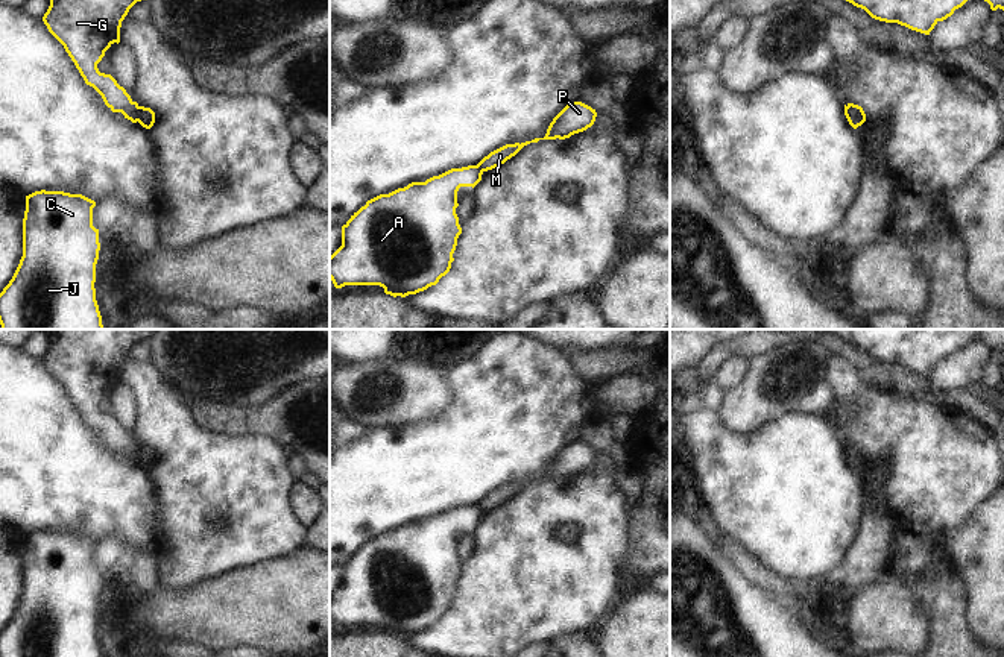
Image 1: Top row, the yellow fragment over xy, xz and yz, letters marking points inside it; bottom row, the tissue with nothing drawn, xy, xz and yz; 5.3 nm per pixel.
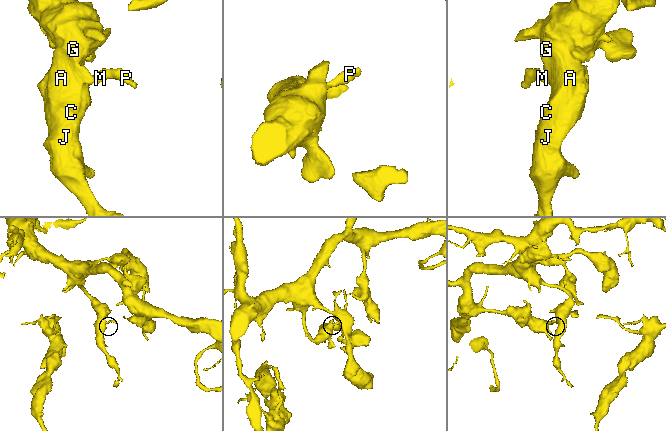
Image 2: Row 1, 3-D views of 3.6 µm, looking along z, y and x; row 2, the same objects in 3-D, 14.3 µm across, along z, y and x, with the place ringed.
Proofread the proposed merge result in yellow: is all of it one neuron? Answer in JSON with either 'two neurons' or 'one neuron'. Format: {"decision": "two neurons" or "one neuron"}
{"decision": "two neurons"}

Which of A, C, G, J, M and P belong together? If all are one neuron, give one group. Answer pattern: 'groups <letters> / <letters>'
groups A C G J / M P

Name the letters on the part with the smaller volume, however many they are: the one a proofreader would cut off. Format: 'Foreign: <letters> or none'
Foreign: M, P

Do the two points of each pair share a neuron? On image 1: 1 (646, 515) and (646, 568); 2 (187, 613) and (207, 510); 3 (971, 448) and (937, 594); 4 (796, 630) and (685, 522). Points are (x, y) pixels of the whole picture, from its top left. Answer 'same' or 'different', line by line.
1: same
2: different
3: different
4: same

